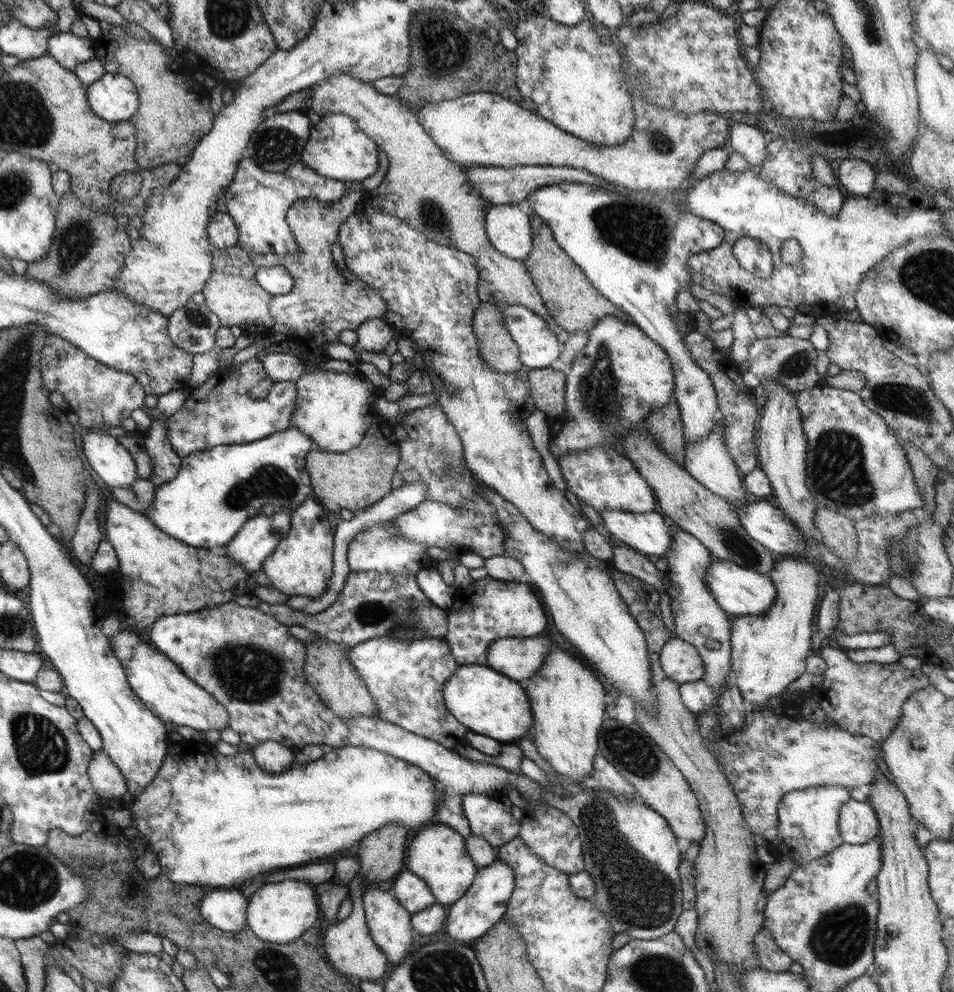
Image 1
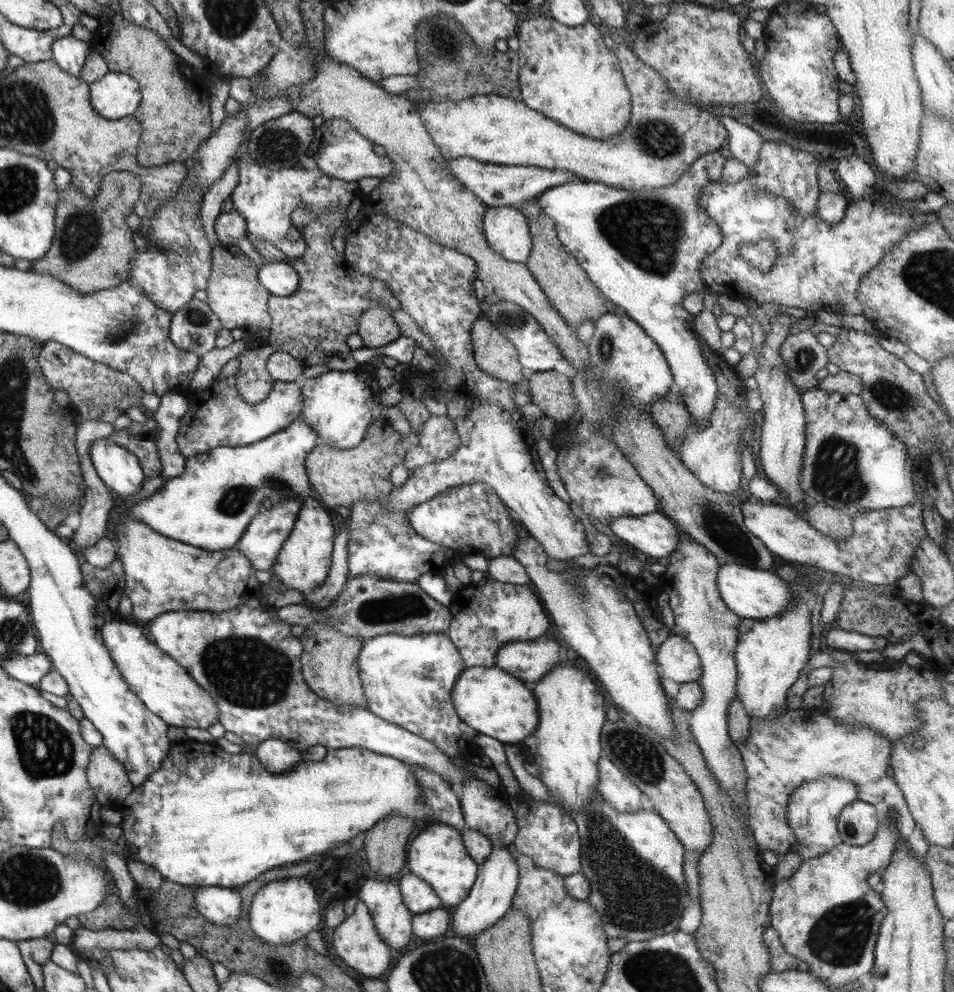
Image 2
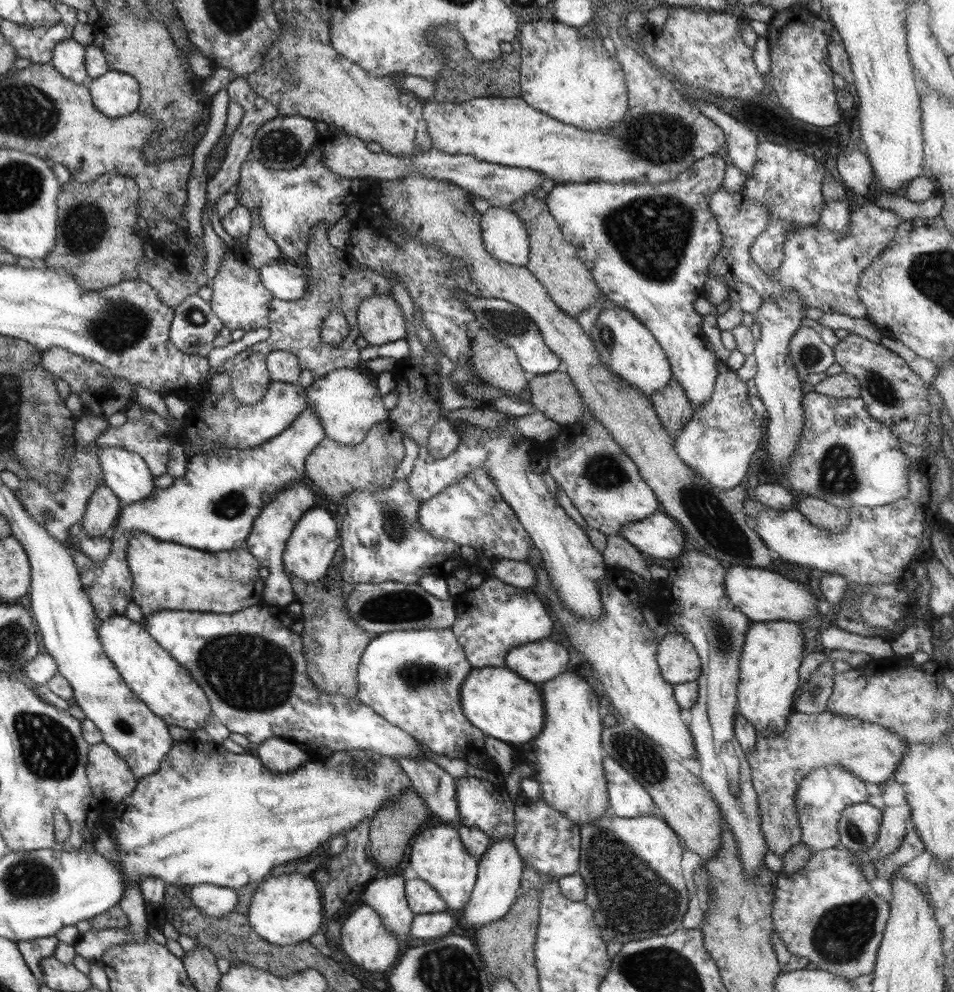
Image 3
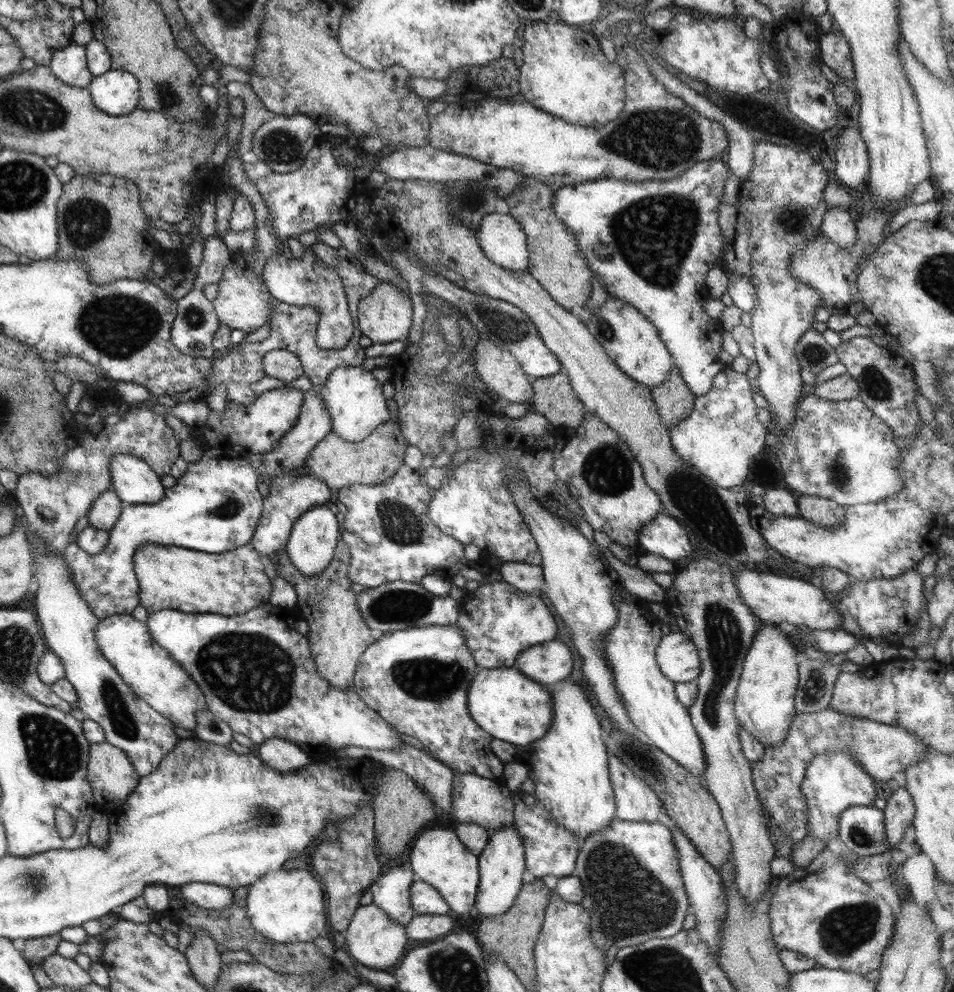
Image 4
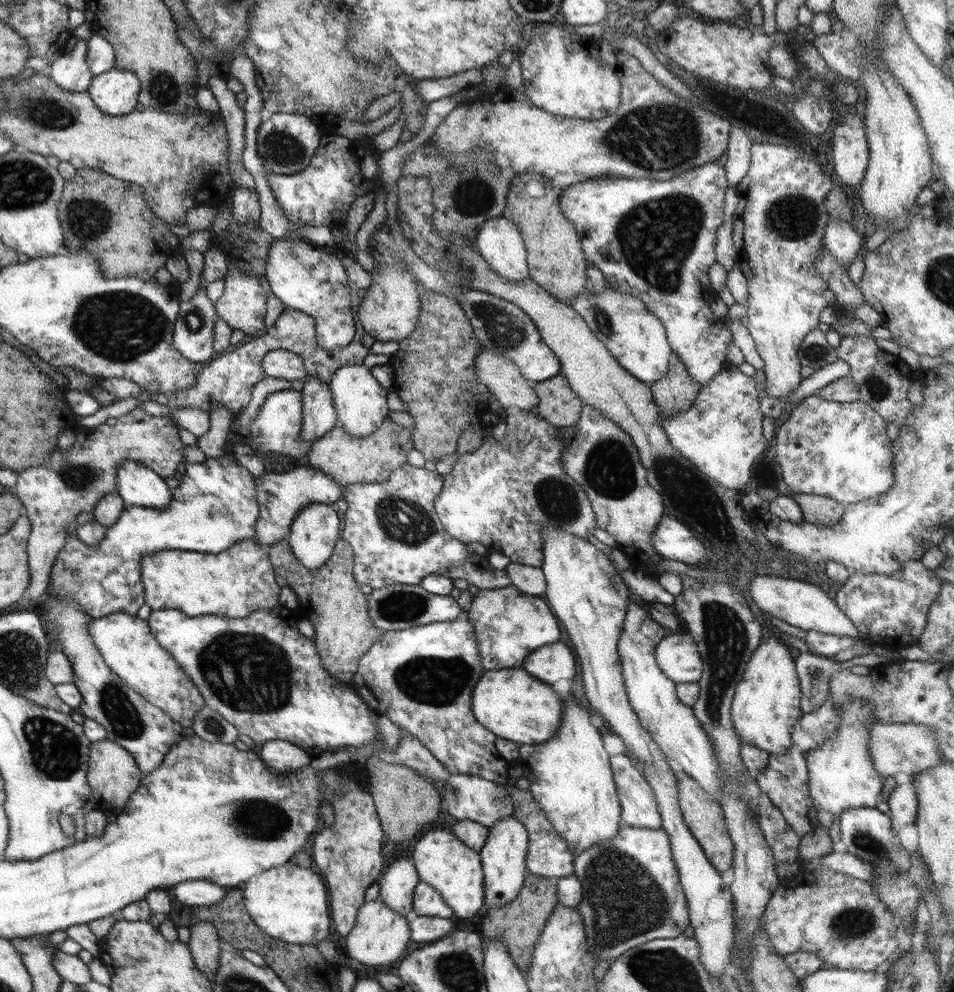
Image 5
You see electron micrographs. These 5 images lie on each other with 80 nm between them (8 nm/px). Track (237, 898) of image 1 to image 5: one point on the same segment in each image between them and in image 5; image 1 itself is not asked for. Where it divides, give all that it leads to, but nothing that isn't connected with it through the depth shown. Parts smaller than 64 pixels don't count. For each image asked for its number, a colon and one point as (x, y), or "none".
2: (223, 906)
3: (215, 901)
4: (209, 896)
5: (192, 893)

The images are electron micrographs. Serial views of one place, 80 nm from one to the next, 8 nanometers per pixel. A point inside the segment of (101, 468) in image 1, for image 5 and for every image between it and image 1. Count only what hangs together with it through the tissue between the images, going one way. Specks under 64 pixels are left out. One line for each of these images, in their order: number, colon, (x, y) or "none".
2: (119, 469)
3: (126, 473)
4: (133, 480)
5: (139, 486)

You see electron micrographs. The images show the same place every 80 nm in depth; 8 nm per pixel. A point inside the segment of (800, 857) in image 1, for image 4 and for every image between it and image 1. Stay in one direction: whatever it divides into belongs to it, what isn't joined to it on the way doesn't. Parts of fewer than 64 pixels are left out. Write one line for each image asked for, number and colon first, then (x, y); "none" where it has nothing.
2: (814, 809)
3: (822, 795)
4: (833, 782)

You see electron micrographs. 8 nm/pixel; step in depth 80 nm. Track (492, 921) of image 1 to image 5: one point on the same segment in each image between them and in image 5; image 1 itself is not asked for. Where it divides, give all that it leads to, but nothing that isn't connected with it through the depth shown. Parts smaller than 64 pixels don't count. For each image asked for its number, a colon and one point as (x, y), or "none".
2: (490, 897)
3: (500, 871)
4: (501, 864)
5: (503, 857)

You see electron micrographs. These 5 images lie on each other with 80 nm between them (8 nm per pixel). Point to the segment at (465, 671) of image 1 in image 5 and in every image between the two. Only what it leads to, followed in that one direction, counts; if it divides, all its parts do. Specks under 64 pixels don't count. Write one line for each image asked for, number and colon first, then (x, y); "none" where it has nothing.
2: (495, 703)
3: (502, 704)
4: (509, 706)
5: (515, 706)

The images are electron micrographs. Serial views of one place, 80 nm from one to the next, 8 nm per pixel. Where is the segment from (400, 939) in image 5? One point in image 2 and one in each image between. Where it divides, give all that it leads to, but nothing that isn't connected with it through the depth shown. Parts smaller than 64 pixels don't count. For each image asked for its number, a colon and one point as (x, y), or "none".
2: (355, 941)
3: (365, 940)
4: (372, 939)

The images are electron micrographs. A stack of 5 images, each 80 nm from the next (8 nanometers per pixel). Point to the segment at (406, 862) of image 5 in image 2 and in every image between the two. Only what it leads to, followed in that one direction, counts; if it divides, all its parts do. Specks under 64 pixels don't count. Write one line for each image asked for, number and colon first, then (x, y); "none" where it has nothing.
2: (393, 920)
3: (386, 896)
4: (390, 892)

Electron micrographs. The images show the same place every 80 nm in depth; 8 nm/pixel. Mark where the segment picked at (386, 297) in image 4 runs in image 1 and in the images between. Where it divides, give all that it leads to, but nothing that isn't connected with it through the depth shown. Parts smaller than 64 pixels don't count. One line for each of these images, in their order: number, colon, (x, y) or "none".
1: (373, 335)
2: (377, 328)
3: (380, 319)

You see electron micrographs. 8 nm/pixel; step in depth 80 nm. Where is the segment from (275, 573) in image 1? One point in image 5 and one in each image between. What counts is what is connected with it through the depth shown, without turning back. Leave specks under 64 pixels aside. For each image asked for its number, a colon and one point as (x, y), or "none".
2: (303, 562)
3: (309, 552)
4: (313, 539)
5: (312, 536)

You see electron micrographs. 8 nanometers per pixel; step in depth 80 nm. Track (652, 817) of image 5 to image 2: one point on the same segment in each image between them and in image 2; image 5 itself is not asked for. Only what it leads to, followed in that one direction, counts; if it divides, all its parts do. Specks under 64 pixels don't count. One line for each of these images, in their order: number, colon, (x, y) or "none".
2: (617, 789)
3: (628, 798)
4: (635, 801)

